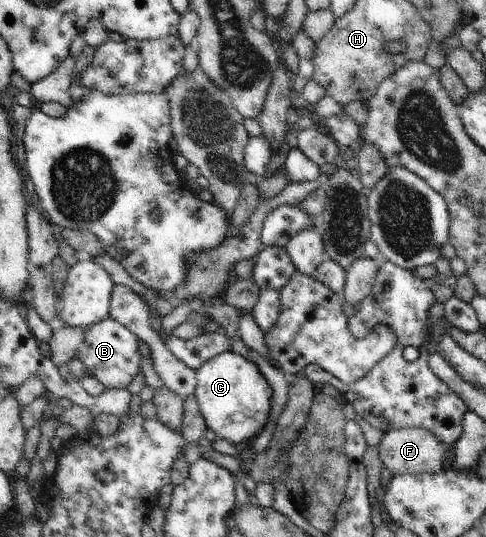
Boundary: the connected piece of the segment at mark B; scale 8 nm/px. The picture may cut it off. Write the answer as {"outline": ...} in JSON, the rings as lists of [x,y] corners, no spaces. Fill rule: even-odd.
{"outline":[[[107,317],[85,331],[84,341],[77,351],[76,358],[83,362],[87,374],[97,377],[106,389],[127,388],[135,379],[135,375],[141,372],[142,356],[139,349],[139,337],[119,321],[114,321],[113,317]]]}

